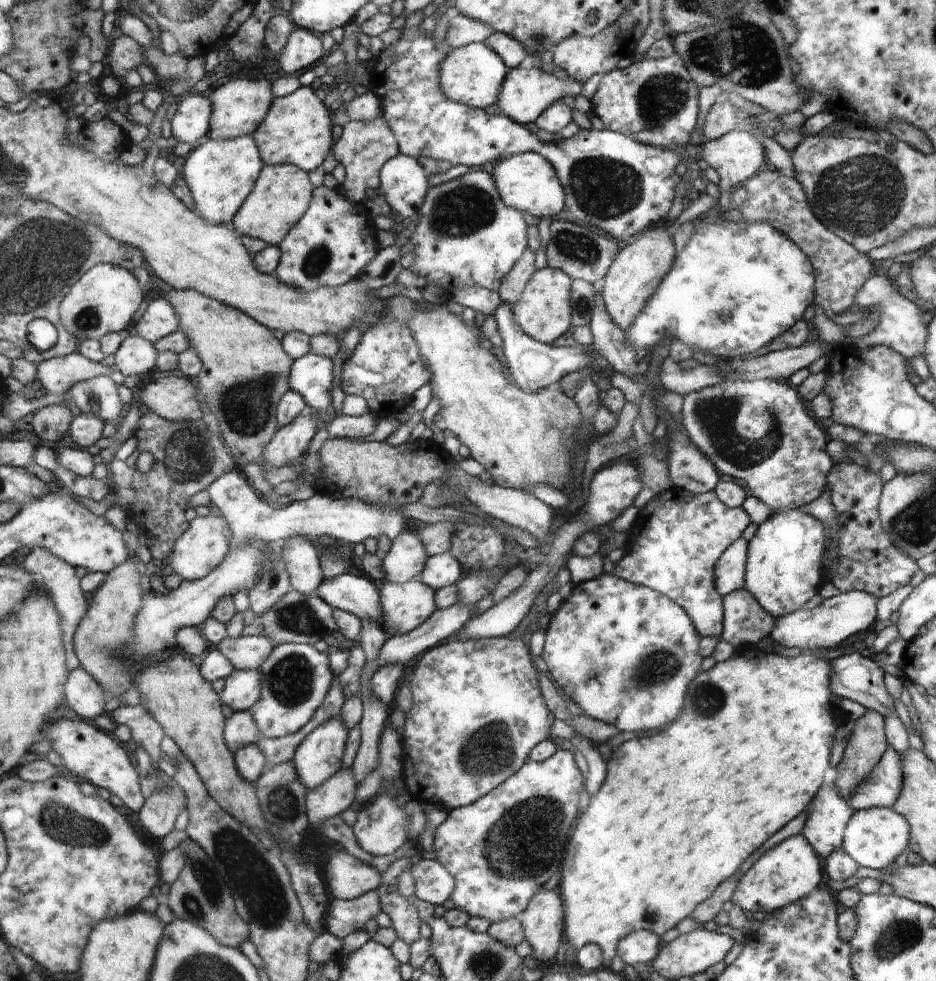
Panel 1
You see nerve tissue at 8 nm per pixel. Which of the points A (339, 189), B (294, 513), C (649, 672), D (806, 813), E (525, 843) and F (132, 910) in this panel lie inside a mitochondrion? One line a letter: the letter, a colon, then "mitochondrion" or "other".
A: other
B: other
C: mitochondrion
D: other
E: mitochondrion
F: other

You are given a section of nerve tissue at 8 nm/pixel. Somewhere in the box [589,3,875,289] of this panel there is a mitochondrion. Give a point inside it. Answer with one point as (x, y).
(744, 53)

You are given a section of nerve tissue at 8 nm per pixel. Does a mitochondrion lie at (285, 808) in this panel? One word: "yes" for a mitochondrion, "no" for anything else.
yes

